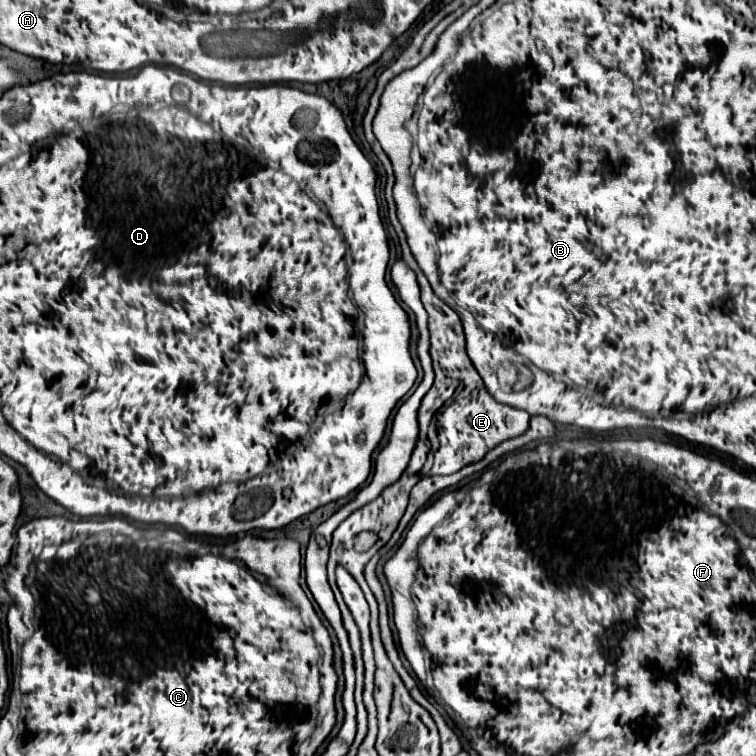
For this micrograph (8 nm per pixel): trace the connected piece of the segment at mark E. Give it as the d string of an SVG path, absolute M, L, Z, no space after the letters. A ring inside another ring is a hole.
M403 241L403 261L417 273L417 281L421 287L421 301L425 311L429 313L429 333L431 333L431 357L433 357L433 367L437 379L455 379L455 399L453 403L441 413L441 423L437 423L439 431L439 449L435 453L435 463L431 473L433 475L449 475L459 471L461 467L479 461L487 451L491 451L497 443L517 437L527 429L529 417L527 411L519 411L515 407L507 407L505 403L497 403L491 399L487 393L481 375L473 367L467 351L465 351L465 335L461 321L457 313L445 305L431 289L427 277L415 263L407 243ZM451 413L461 413L461 415L451 415Z

